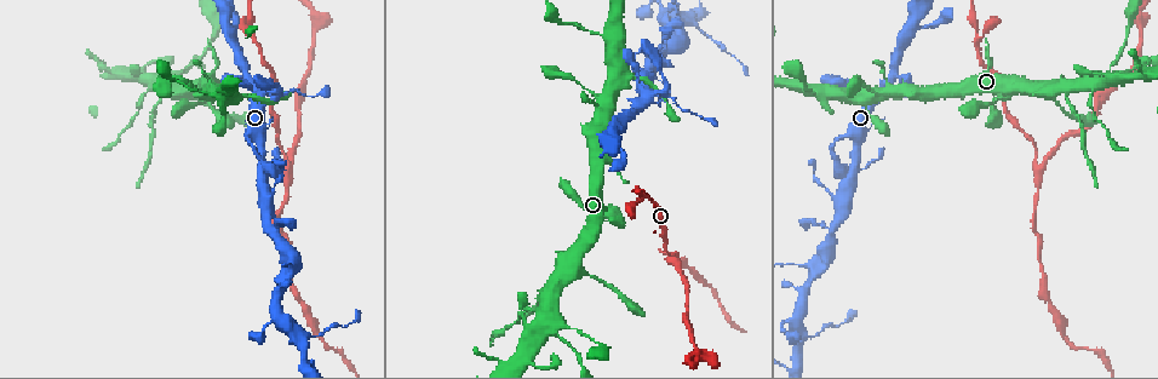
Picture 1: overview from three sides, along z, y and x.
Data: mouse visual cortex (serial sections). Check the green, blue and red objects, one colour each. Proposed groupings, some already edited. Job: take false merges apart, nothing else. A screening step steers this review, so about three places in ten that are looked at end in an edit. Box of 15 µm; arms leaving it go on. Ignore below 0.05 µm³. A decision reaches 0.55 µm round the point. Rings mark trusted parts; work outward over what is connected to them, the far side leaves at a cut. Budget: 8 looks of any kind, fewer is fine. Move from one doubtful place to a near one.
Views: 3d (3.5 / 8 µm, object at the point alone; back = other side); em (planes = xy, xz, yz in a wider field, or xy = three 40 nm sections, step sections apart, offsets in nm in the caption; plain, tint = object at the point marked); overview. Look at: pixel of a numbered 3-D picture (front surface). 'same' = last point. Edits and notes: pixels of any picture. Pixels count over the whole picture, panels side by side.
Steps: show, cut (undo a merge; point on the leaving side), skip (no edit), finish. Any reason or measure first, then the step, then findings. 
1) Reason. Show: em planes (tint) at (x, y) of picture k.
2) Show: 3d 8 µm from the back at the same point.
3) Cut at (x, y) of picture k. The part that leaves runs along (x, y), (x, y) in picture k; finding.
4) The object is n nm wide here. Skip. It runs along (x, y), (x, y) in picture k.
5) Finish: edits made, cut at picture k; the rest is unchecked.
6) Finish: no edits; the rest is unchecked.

Sharp bend. Show: 3d 3.5 µm at (646, 96) of picture 1.

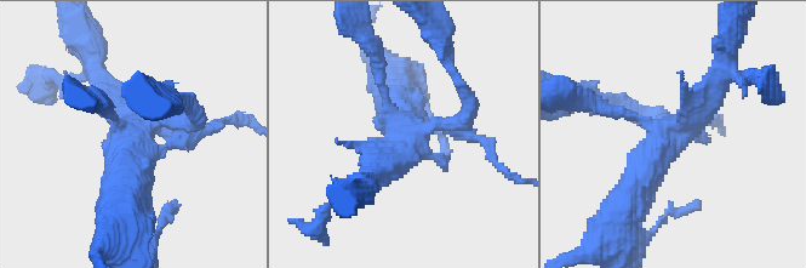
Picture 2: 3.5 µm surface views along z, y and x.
Show: em xy step 1 (tint) at (676, 129) of picture 2.

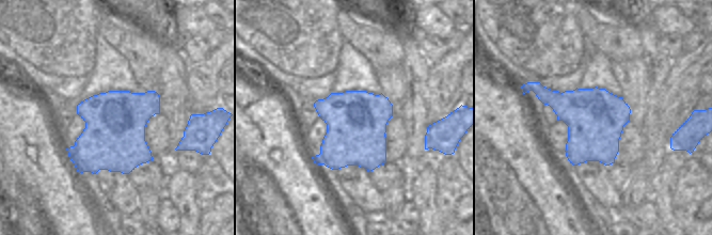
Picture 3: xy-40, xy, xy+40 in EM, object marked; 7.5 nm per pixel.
Show: em planes (tint) at the same point.

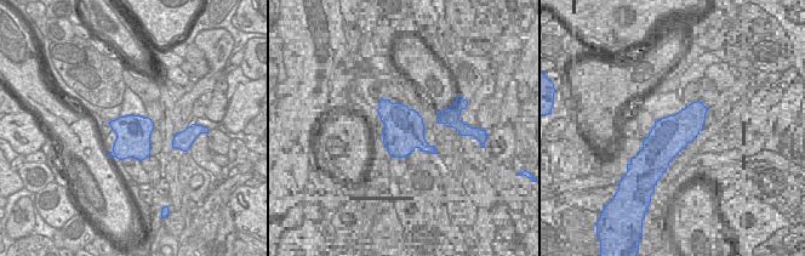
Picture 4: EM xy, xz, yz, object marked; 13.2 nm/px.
Cut at (199, 120) of picture 2. The part that leaves runs along (444, 126), (470, 98), (440, 43) in picture 2; two cells meet here.

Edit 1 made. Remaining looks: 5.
Show: overview.

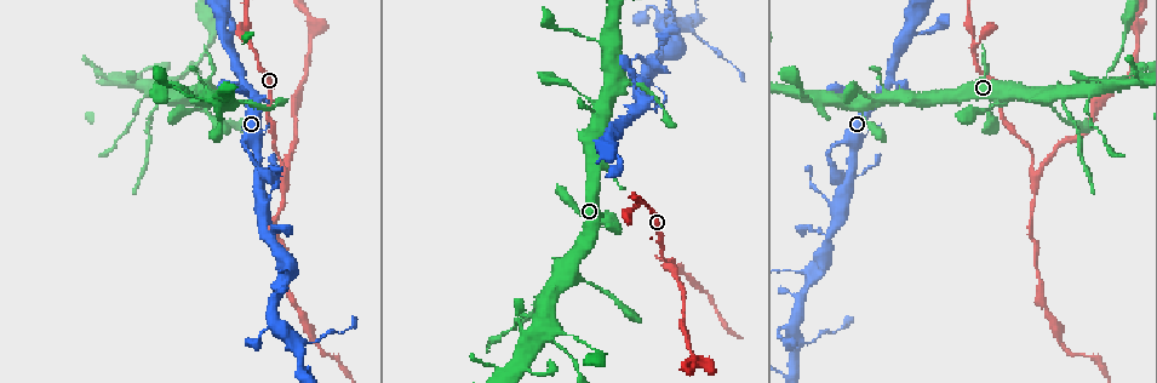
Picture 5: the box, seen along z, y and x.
Thick turns thin. Show: 3d 3.5 µm at (525, 314) of picture 5.

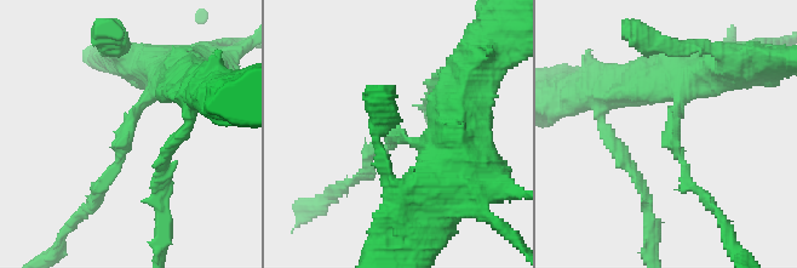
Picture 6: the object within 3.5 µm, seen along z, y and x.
The arms are 150, 500 nm wide. Show: em xy step 1 (tint) at (405, 140) of picture 6.

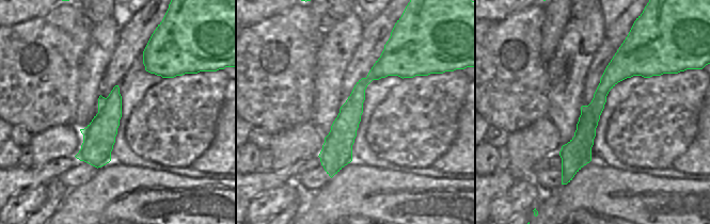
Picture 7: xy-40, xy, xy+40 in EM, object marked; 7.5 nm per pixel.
Show: em xy step 2 (tint) at the same point.

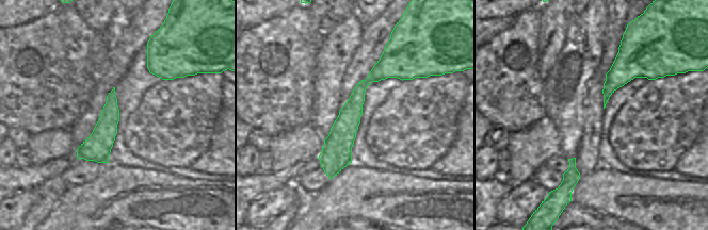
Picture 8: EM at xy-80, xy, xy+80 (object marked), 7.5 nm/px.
Skip. It runs along (189, 78), (133, 112), (99, 186) in picture 6; one cell here.

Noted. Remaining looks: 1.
Finish: edits made, cut at picture 2; the rest is unchecked.

